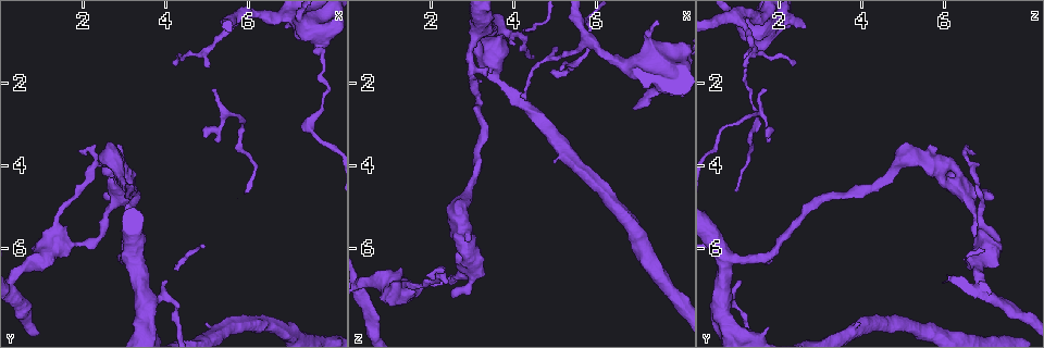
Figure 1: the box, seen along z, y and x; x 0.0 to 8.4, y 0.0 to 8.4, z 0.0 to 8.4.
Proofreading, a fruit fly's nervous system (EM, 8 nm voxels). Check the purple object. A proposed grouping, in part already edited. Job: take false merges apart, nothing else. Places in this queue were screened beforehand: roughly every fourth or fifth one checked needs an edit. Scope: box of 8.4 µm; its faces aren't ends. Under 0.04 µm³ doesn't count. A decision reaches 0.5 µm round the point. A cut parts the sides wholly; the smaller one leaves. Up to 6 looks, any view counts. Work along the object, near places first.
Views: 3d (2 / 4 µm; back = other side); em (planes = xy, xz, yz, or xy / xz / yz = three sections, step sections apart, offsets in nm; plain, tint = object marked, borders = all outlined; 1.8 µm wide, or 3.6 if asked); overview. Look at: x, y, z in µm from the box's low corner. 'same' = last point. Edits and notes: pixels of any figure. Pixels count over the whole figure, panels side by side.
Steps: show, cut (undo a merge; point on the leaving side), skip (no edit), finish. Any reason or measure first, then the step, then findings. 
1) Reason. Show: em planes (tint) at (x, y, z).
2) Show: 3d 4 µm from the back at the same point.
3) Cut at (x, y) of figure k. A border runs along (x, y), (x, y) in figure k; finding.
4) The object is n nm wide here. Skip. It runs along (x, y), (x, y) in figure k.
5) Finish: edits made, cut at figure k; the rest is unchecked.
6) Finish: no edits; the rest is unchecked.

A narrow waist. Show: 3d 2 µm at (2.90, 4.50, 6.00).

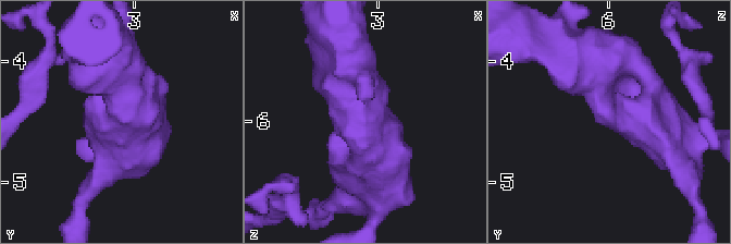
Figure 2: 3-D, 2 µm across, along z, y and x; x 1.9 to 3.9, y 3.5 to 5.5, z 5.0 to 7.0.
The arms are 300, 320 nm wide; now the EM. Show: em planes (tint) at (2.92, 4.46, 6.02).

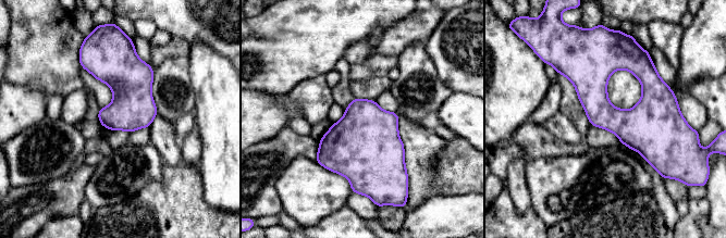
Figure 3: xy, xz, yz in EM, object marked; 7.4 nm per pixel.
The object is 220 nm wide here. Skip. All the same cell.

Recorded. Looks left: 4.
Show: em planes (plain) at (1.40, 5.90, 6.95).

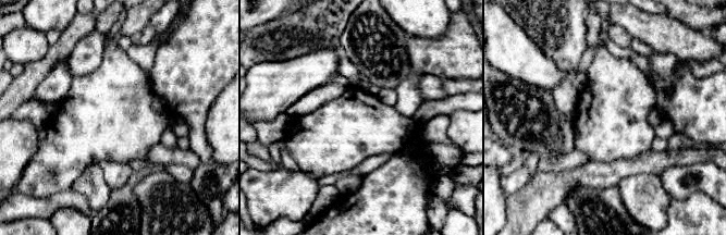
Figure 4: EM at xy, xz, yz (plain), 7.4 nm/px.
Show: em planes (tint) at the same point.

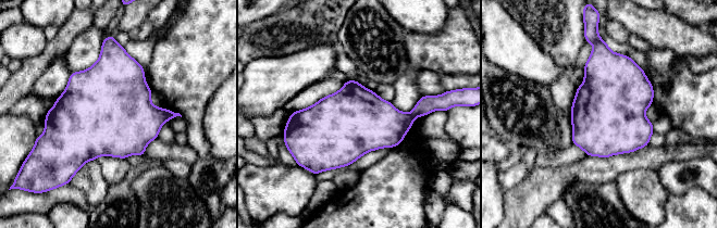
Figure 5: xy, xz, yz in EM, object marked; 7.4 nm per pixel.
Cut at (135, 122) of figure 5. A border runs along (167, 111), (169, 118) in figure 5; a second cell is stuck on.

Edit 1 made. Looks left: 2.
Show: overview.

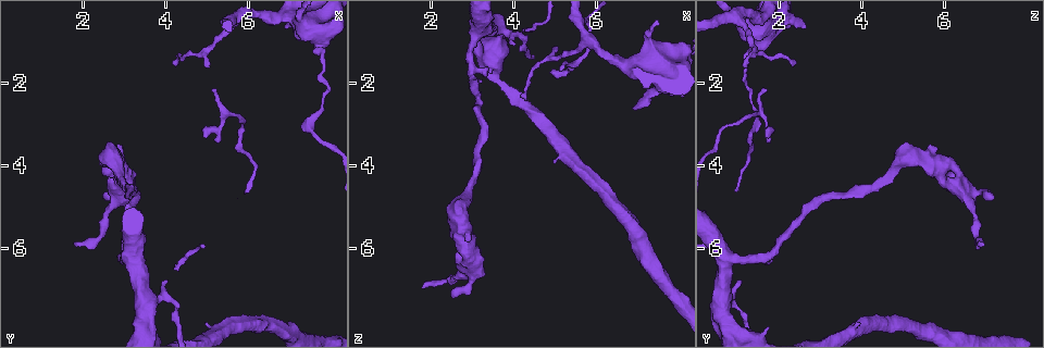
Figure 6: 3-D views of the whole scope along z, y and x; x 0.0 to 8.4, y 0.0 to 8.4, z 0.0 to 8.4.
Four arms meet. Show: em 3.6 µm xy step 16 (tint) at (7.70, 1.10, 1.45).

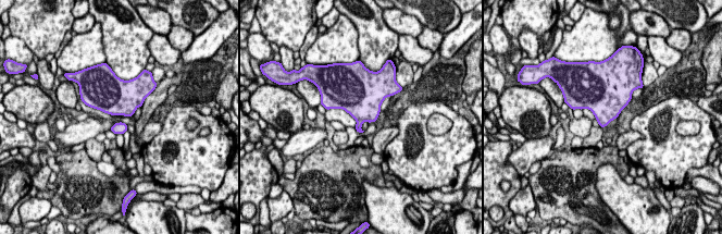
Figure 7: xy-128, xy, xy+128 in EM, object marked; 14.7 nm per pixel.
Skip. All the same cell.

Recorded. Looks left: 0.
Finish: edits made, cut at figure 5; the rest is unchecked.

